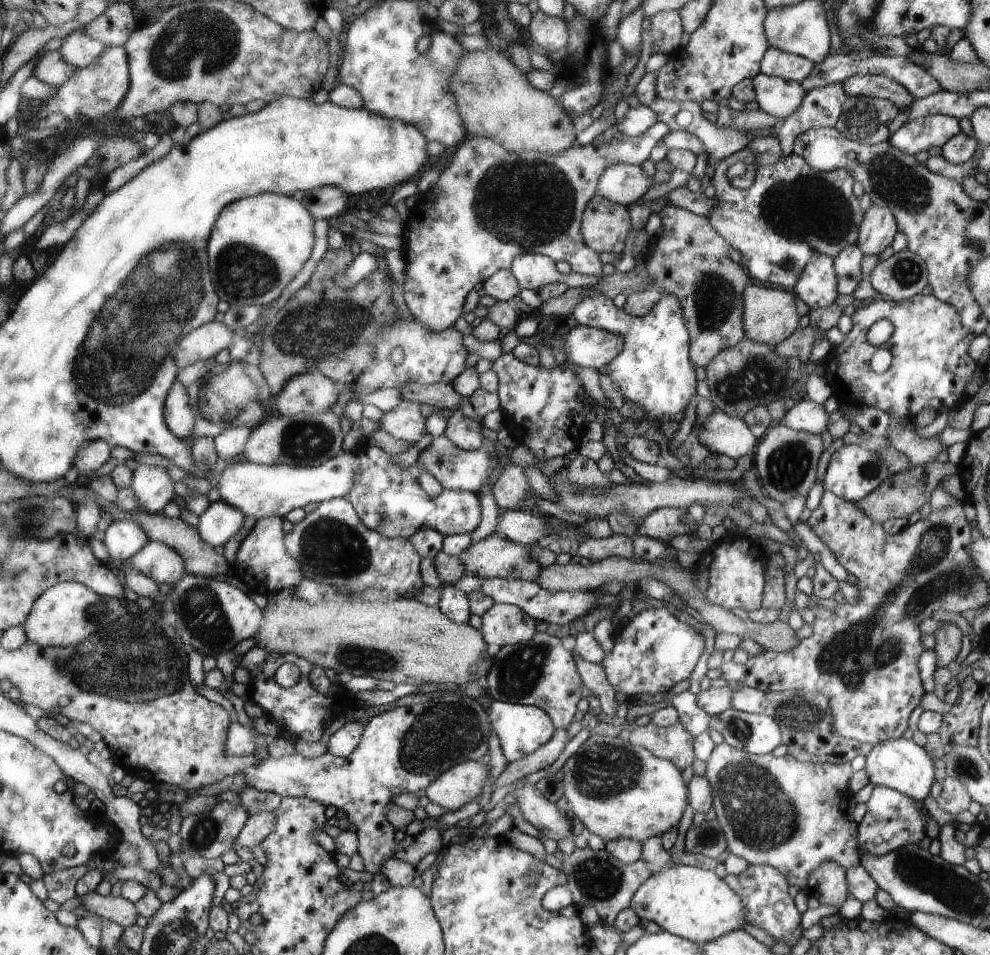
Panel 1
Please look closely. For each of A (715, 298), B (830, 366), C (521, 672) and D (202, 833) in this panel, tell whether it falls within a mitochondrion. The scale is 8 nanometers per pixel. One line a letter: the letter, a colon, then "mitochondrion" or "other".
A: mitochondrion
B: other
C: mitochondrion
D: mitochondrion

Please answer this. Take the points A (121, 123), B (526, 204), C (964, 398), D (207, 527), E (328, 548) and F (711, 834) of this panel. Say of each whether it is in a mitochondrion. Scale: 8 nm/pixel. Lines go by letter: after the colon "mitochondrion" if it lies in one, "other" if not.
A: other
B: mitochondrion
C: other
D: other
E: mitochondrion
F: mitochondrion

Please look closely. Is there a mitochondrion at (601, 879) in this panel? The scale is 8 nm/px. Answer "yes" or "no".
yes

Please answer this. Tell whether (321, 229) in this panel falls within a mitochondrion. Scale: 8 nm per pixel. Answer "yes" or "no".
no

